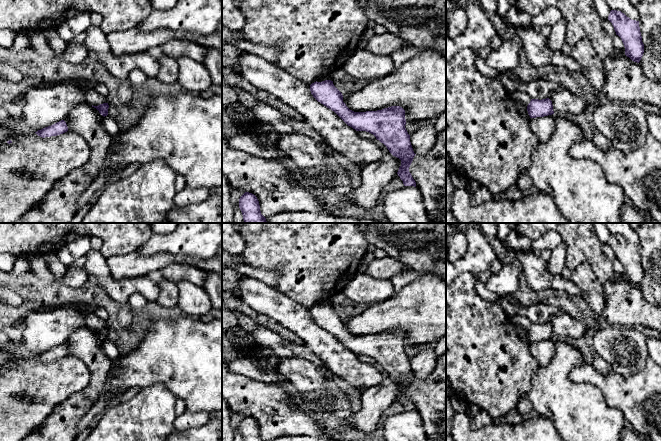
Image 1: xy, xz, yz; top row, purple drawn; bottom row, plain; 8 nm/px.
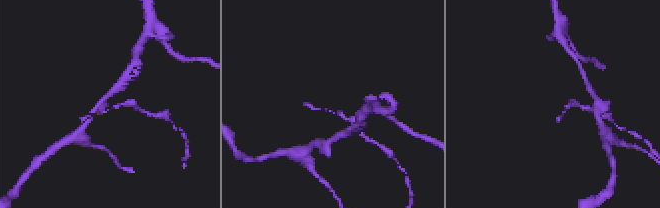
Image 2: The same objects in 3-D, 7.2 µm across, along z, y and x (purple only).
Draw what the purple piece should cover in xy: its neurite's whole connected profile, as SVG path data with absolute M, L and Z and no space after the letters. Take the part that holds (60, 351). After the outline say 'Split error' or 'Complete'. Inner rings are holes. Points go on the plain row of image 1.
M61 344L51 350L45 351L35 356L38 360L45 362L51 360L57 360L68 355L67 348L64 344Z. Complete

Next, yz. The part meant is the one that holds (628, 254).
M617 234L610 235L608 244L624 268L625 279L632 285L639 287L644 277L639 245L632 244Z. Complete

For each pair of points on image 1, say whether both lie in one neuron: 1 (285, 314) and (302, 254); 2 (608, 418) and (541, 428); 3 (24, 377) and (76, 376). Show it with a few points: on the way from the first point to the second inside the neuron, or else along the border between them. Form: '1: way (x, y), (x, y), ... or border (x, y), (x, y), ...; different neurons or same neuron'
1: border (274, 287), (309, 309); different neurons
2: border (535, 412), (547, 417), (557, 430); different neurons
3: way (37, 377), (63, 377); same neuron

